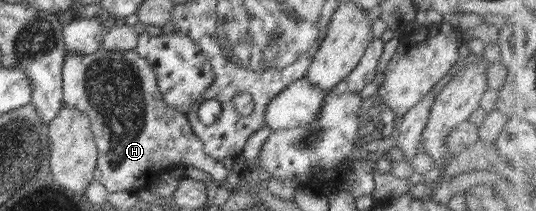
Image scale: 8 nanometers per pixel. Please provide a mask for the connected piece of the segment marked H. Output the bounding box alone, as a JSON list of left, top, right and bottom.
[63,49,230,193]

